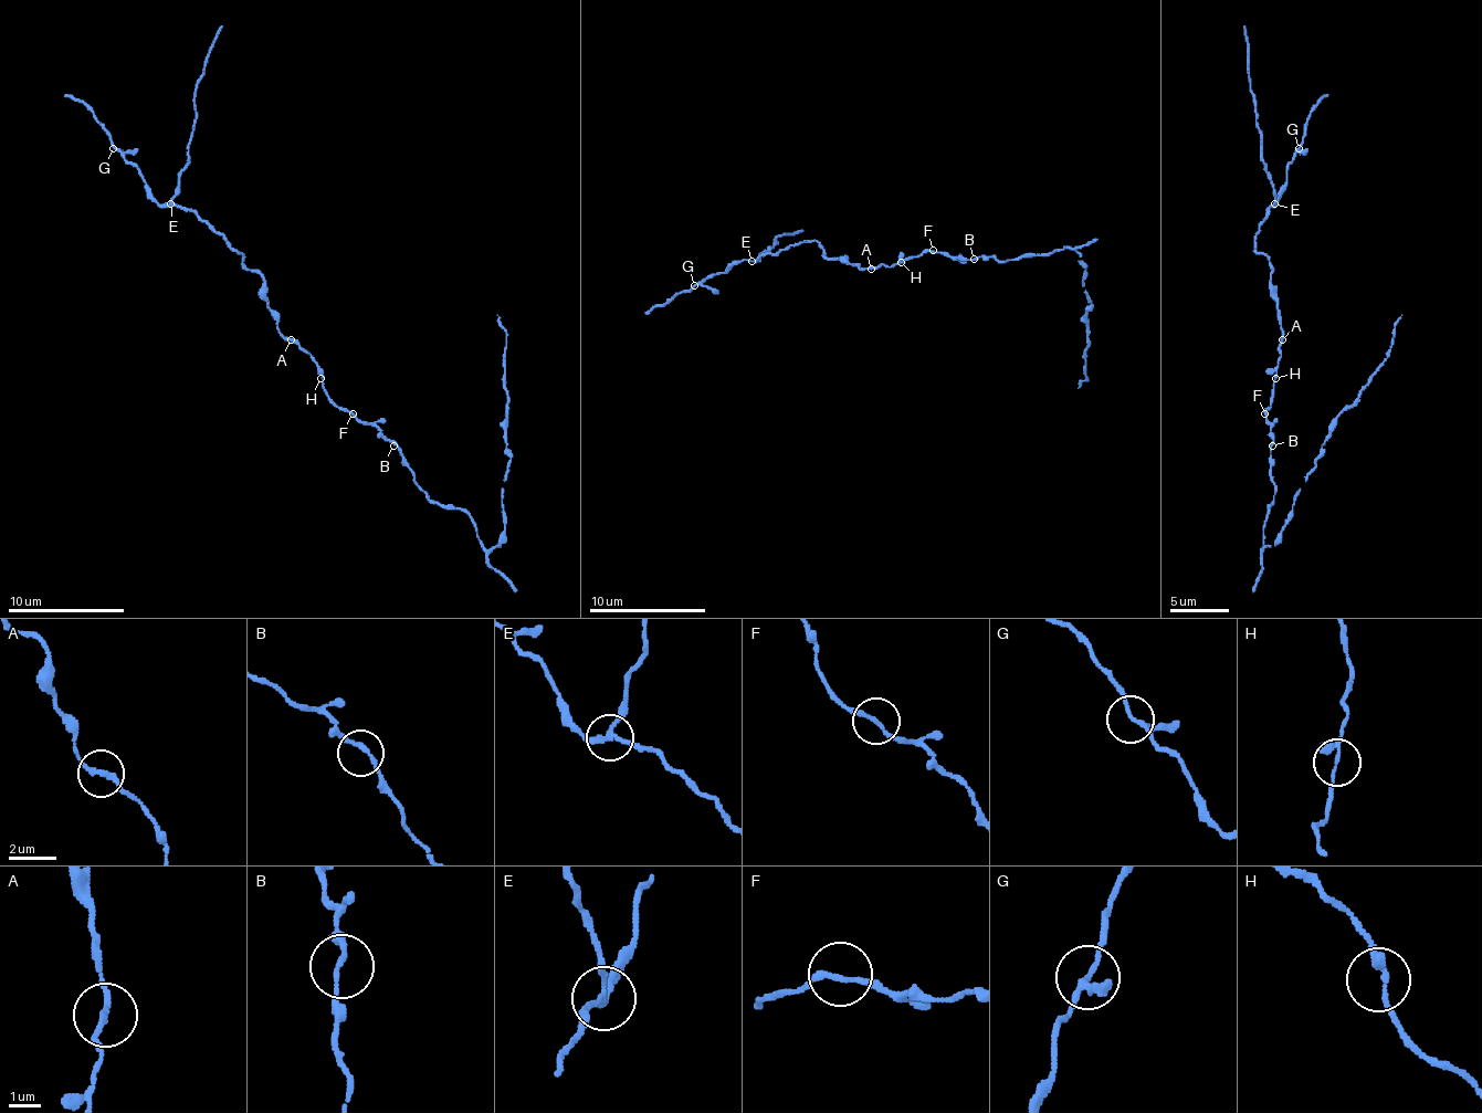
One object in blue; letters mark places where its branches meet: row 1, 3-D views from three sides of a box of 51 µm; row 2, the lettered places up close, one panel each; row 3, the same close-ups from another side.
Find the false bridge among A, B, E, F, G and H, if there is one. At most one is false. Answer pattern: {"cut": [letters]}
{"cut": ["E"]}

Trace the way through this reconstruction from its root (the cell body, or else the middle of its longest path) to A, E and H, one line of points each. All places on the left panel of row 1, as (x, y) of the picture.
A: (353, 413), (344, 410), (326, 392), (321, 367), (291, 340)
E: (353, 413), (326, 392), (321, 367), (280, 332), (262, 276), (253, 273), (244, 259), (203, 221), (171, 203)
H: (353, 413), (344, 410), (326, 392), (321, 378)

